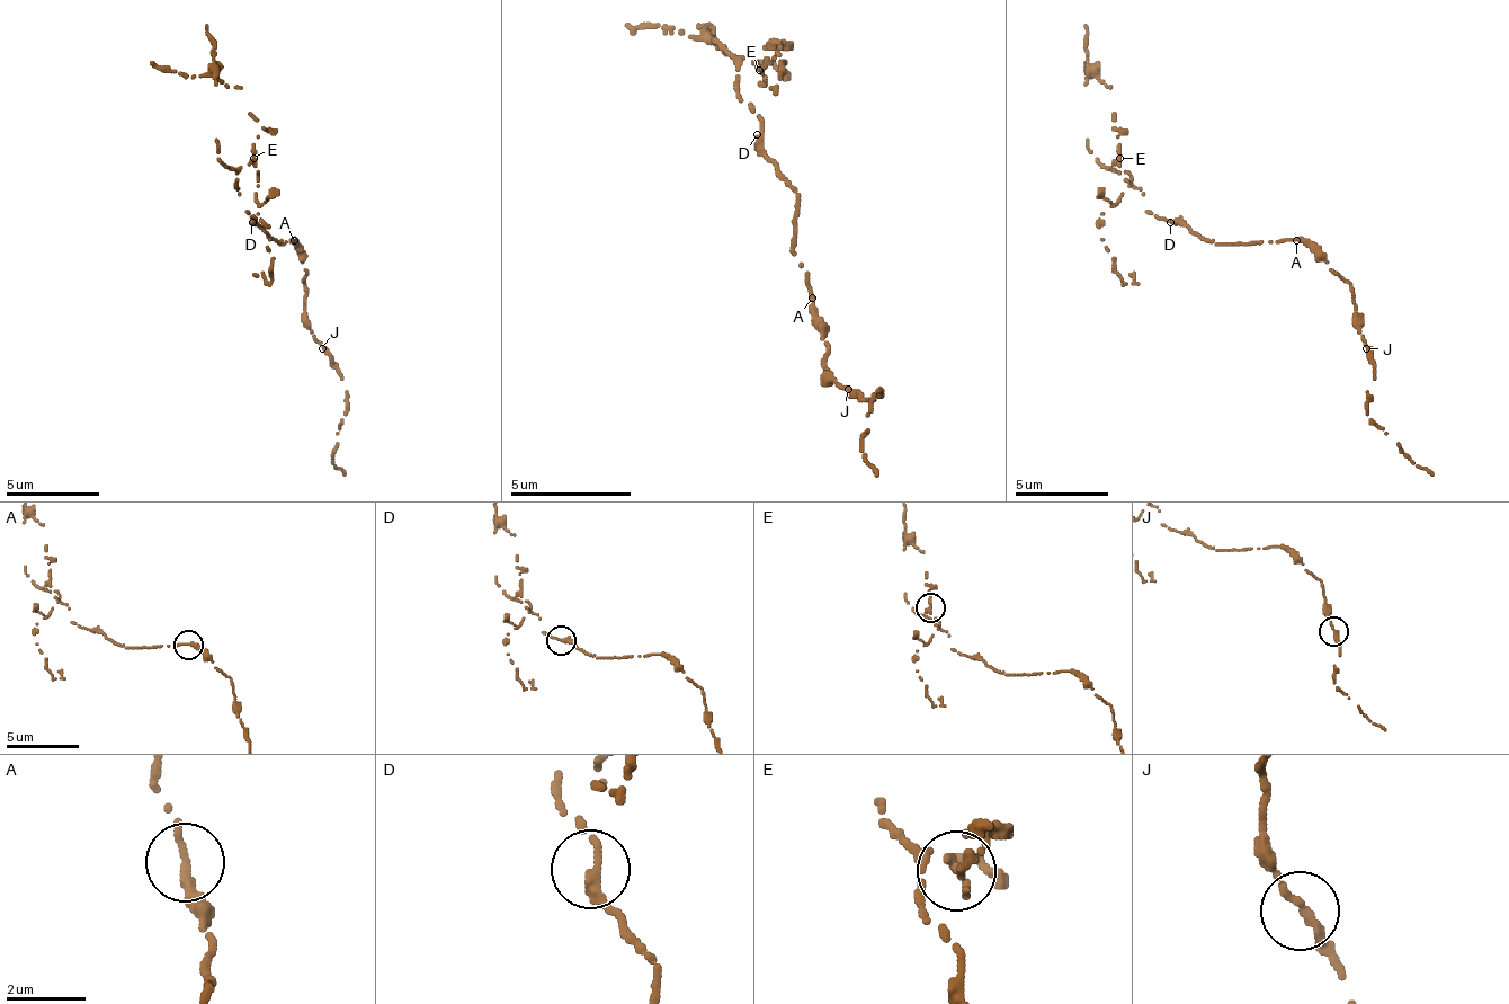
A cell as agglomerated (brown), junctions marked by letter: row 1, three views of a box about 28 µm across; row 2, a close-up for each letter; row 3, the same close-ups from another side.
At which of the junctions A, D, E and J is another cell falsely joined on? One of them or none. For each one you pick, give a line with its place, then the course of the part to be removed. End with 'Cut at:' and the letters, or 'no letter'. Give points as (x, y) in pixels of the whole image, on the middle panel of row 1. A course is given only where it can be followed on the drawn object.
E: Place: (759, 70). Course of the part to remove: (757, 68), (764, 87), (764, 50), (782, 44), (782, 80), (757, 80)
Cut at: E

